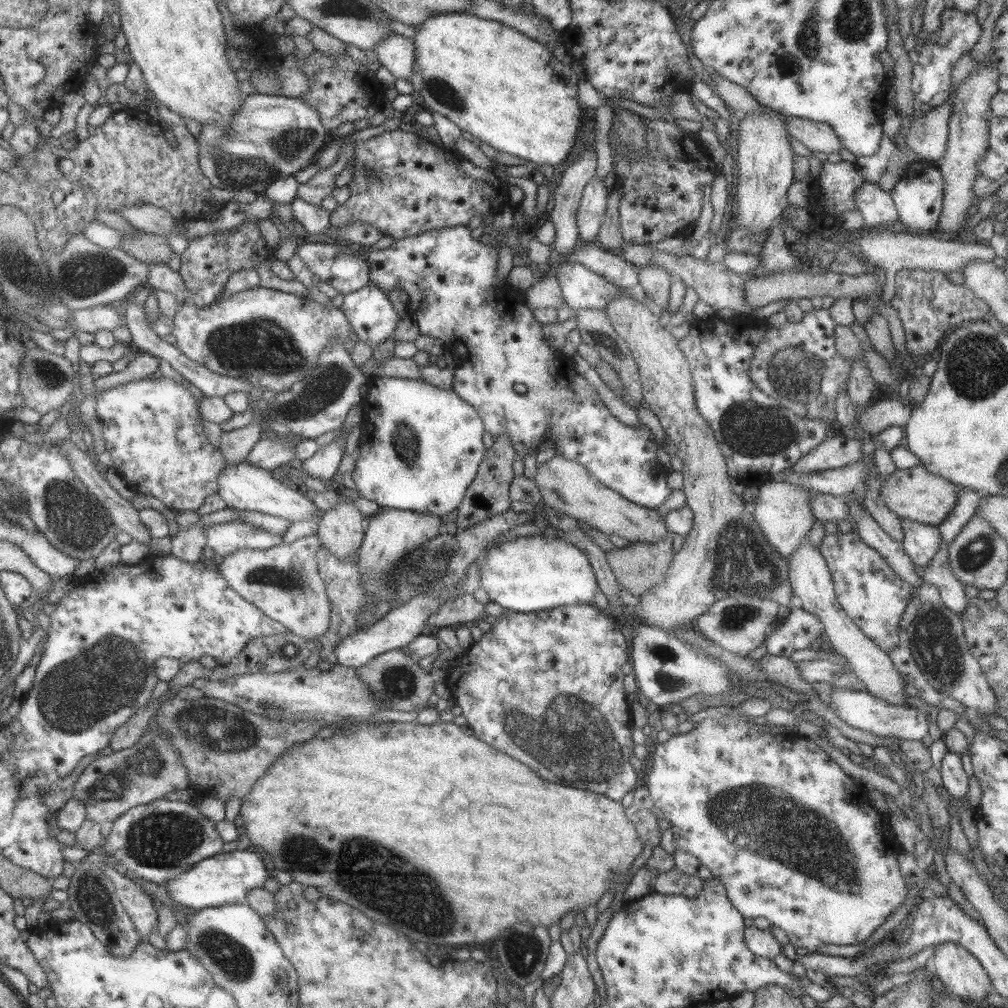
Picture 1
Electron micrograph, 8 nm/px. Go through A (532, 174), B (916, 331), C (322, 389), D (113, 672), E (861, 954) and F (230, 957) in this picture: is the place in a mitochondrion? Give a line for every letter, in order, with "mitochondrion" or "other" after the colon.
A: other
B: other
C: mitochondrion
D: mitochondrion
E: other
F: mitochondrion

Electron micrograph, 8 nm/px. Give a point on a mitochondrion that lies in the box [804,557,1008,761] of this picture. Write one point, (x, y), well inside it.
(933, 639)

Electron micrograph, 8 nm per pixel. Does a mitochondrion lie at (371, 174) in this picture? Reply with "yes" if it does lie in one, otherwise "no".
yes

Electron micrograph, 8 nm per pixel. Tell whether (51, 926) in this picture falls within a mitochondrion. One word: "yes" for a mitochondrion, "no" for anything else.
no

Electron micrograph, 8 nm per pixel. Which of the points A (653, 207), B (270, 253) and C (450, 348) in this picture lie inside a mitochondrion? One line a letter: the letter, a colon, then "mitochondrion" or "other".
A: other
B: other
C: other

